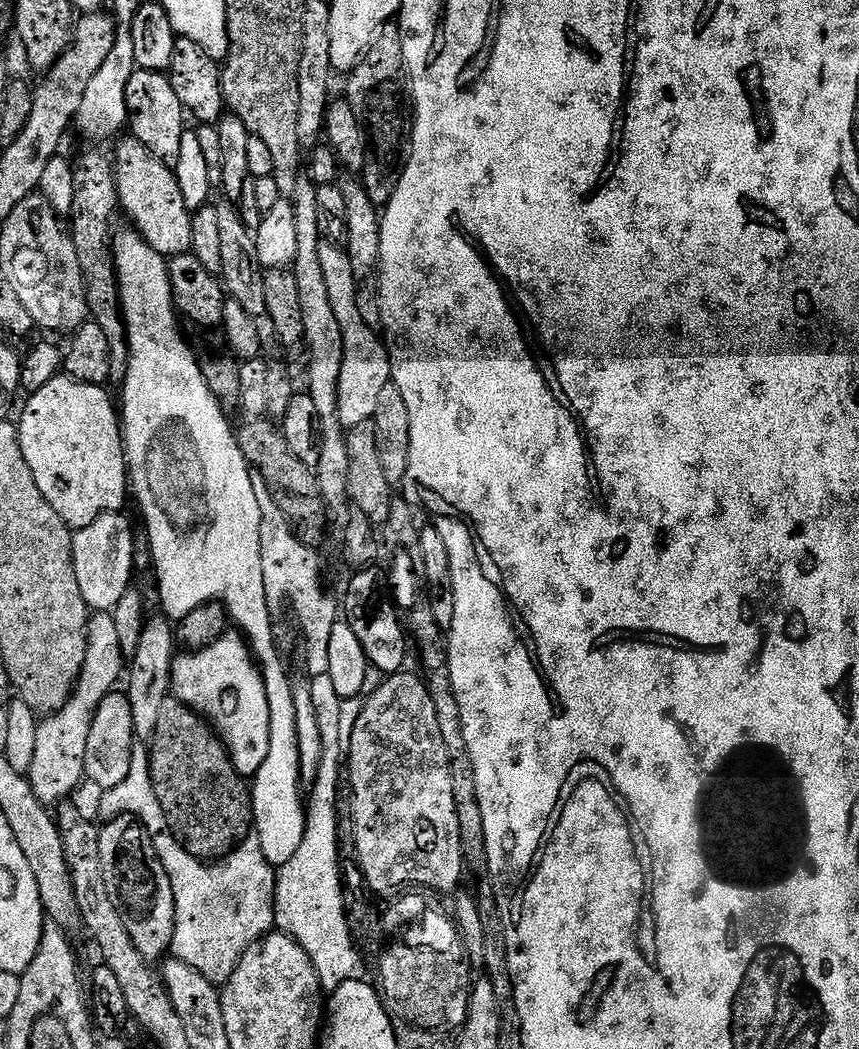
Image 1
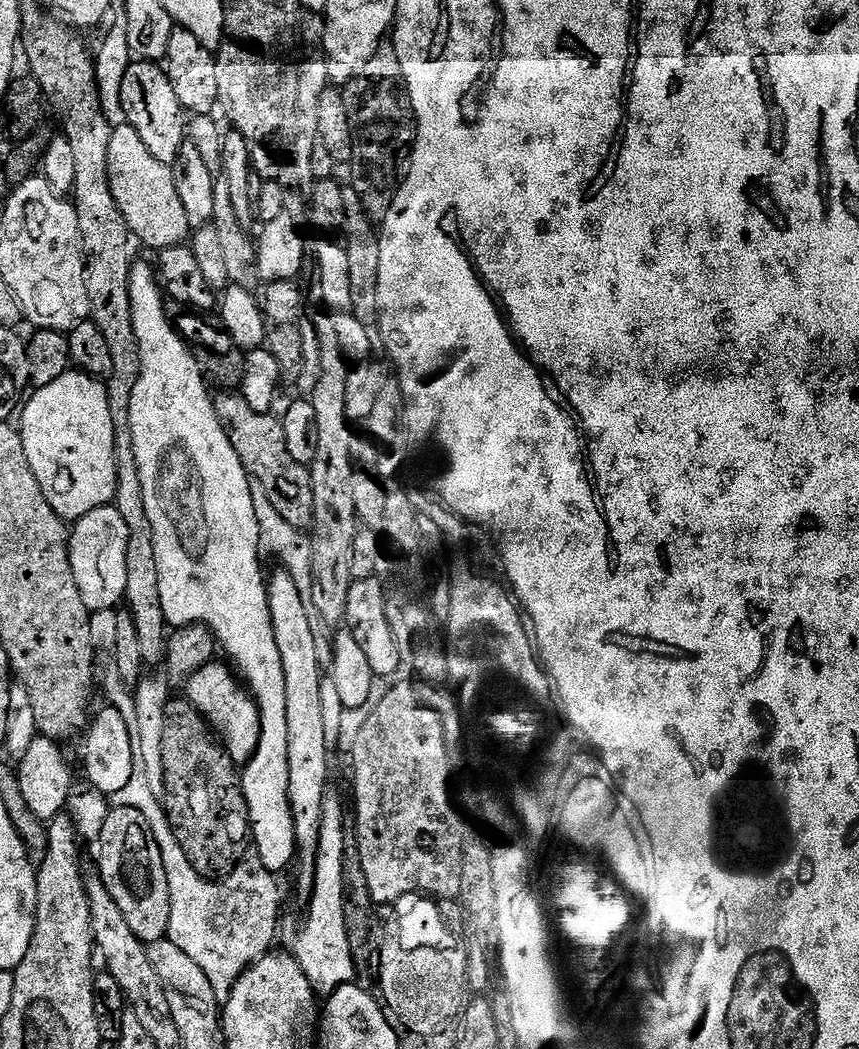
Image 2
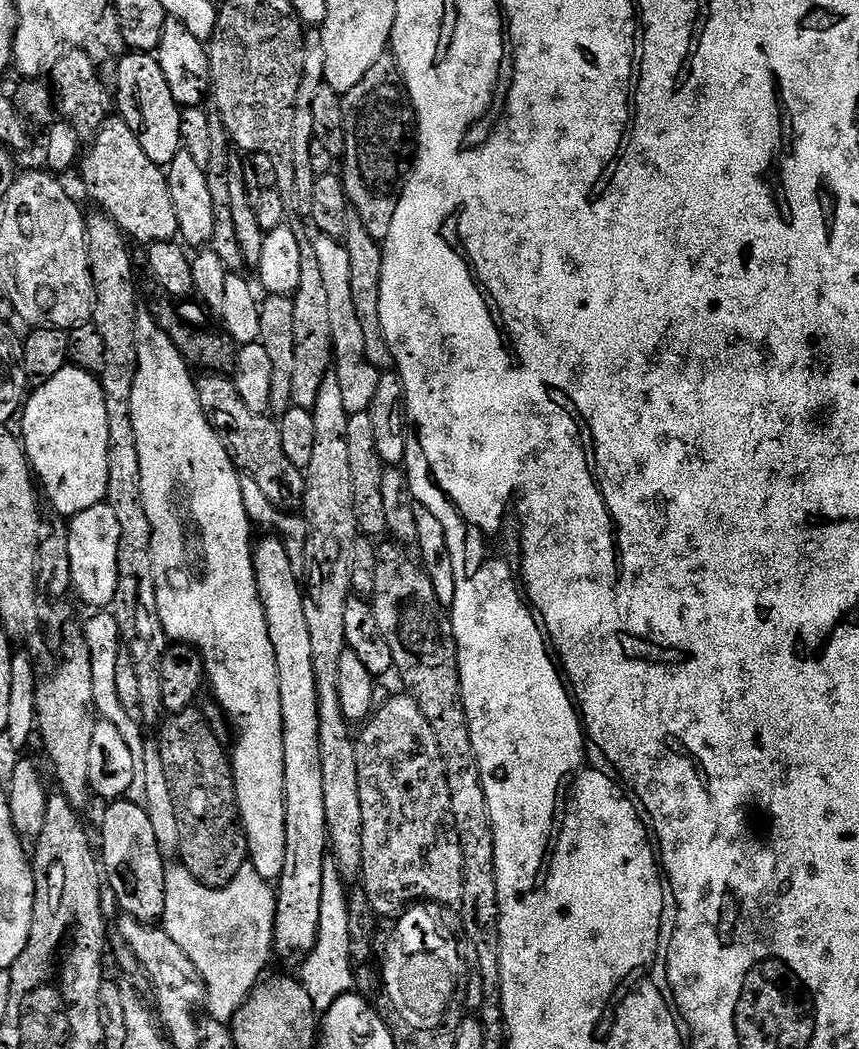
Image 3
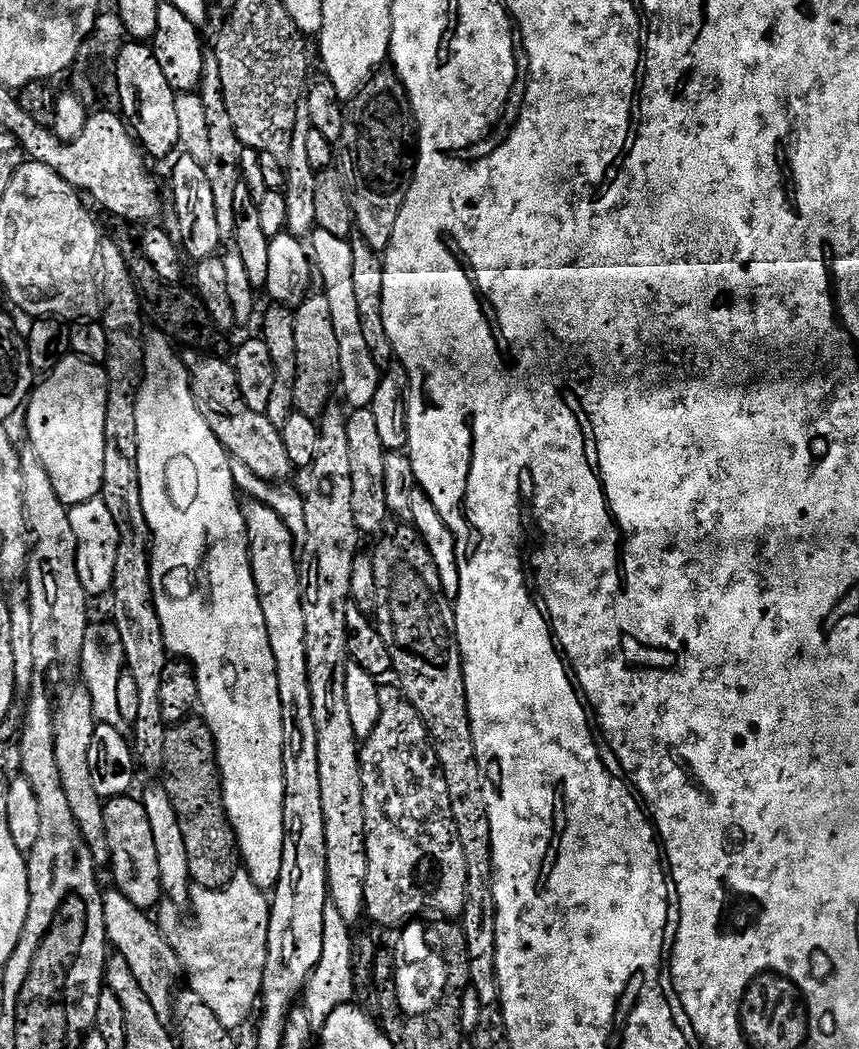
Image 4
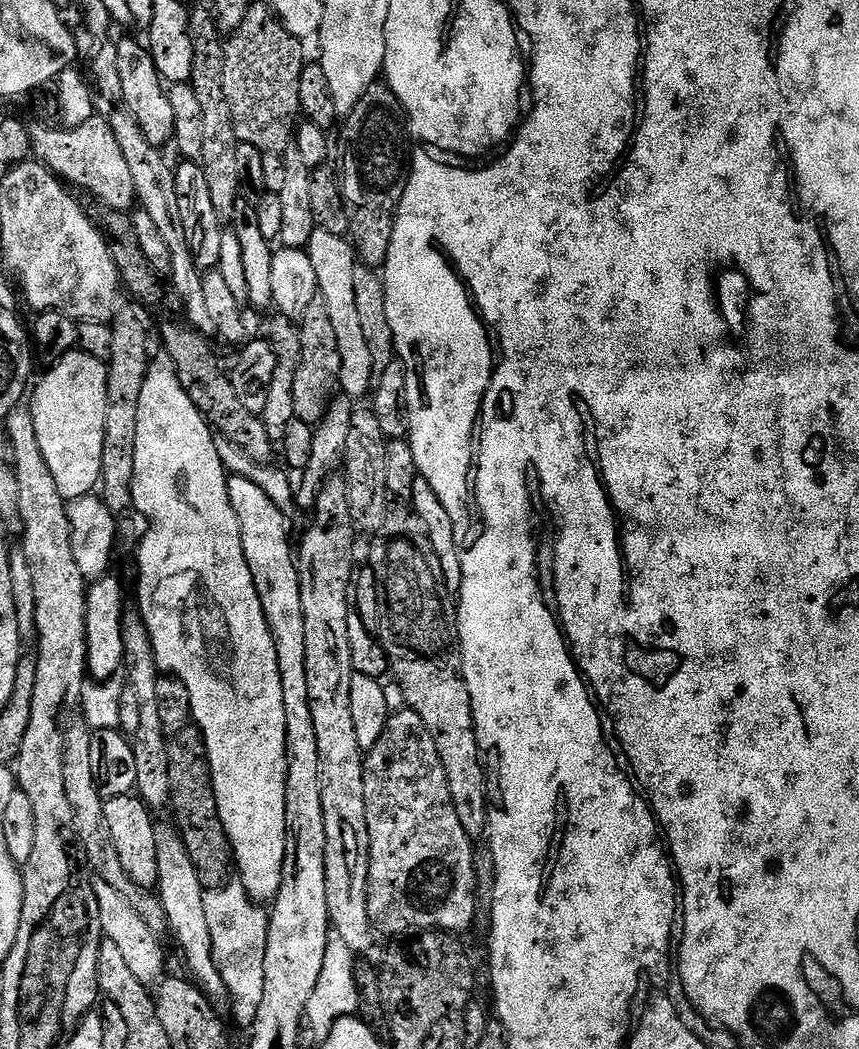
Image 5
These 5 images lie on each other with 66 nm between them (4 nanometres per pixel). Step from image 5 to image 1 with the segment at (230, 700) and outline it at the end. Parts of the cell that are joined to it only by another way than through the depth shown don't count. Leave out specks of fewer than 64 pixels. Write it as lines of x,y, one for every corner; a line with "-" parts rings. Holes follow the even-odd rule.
128,230
125,236
115,237
114,251
120,283
120,309
124,312
124,324
128,328
128,369
122,381
124,458
128,461
131,495
134,500
136,496
140,503
140,512
148,527
146,544
152,553
156,580
160,583
160,604
164,607
161,609
169,620
179,622
208,601
220,601
229,621
239,629
256,657
264,675
266,702
270,702
270,752
250,784
252,818
254,833
261,840
263,853
272,865
279,866
290,862
290,858
298,854
298,846
302,846
306,804
302,796
300,800
302,781
298,758
298,718
294,718
294,680
288,677
288,668
280,661
280,652
276,649
276,632
272,629
274,609
266,598
266,582
262,582
262,510
258,510
258,498
250,482
253,469
249,468
238,446
233,425
228,425
229,417
210,394
206,378
202,378
191,343
180,333
168,273
169,261
132,230

